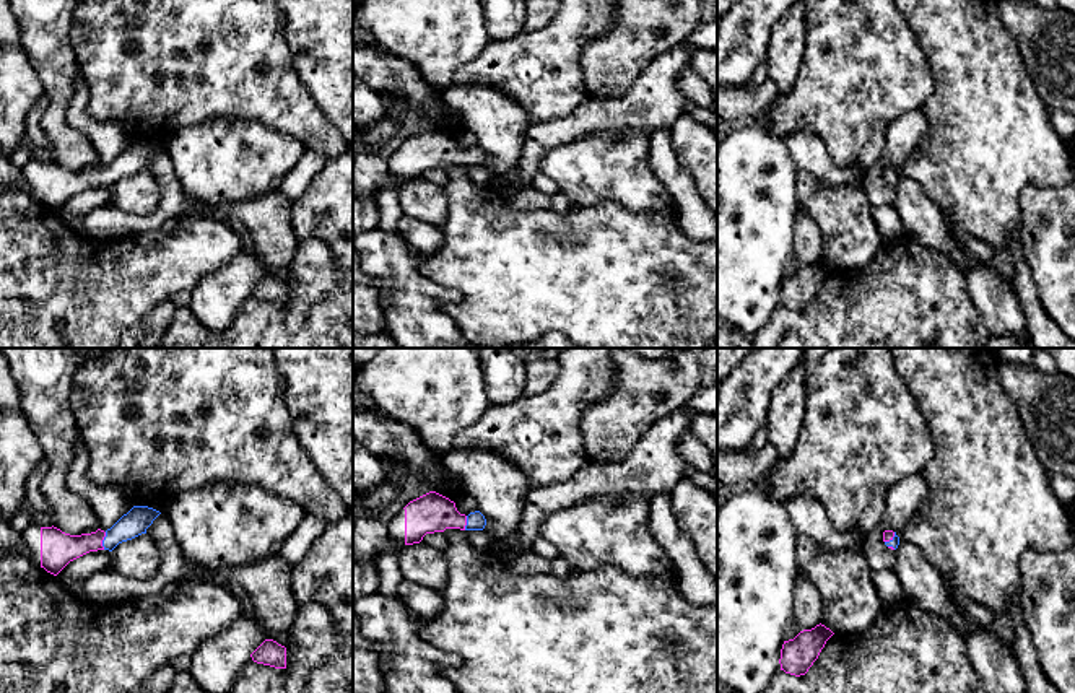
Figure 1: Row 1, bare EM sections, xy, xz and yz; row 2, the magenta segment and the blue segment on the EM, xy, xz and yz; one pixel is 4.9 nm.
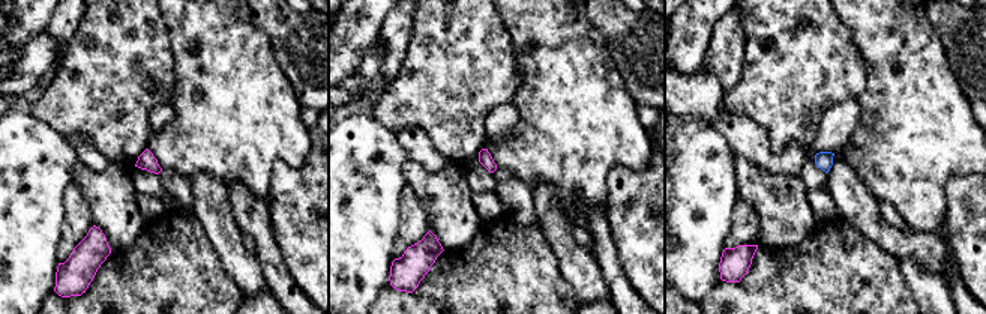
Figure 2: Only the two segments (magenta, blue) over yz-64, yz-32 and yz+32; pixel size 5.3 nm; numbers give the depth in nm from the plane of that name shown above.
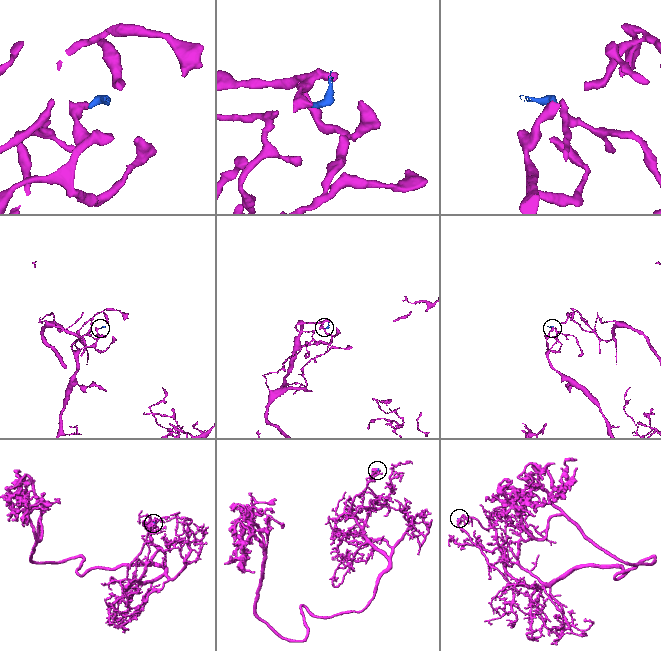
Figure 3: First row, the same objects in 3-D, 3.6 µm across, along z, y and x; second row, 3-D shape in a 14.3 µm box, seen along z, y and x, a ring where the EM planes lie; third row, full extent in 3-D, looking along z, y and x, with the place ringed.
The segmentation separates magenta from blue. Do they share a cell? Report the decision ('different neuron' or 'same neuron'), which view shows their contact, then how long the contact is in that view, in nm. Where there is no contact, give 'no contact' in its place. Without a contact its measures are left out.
same neuron | xy | 90 nm

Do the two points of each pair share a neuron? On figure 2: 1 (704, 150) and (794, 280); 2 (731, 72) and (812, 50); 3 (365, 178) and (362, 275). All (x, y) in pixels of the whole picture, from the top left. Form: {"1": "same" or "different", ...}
{"1": "different", "2": "different", "3": "same"}

